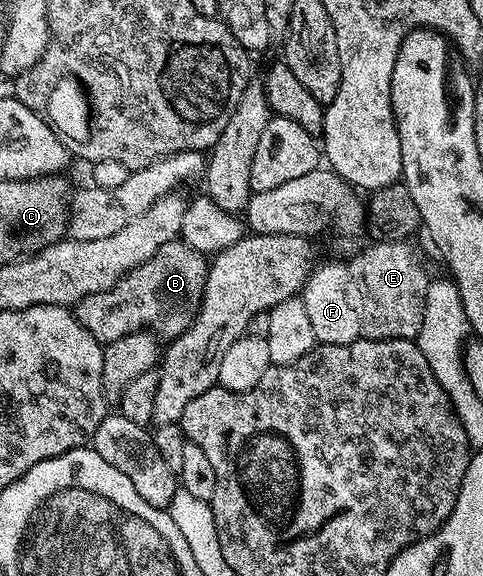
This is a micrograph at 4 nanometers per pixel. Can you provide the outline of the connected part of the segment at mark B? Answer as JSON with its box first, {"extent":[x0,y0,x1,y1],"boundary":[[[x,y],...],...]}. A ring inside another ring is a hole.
{"extent":[74,238,209,345],"boundary":[[[177,238],[163,244],[146,262],[142,262],[134,270],[104,292],[90,294],[74,305],[74,315],[101,345],[114,342],[131,332],[151,330],[161,341],[171,342],[181,336],[189,326],[196,321],[196,314],[200,311],[200,299],[204,293],[204,283],[208,277],[209,261],[205,253],[194,250],[189,244]]]}

